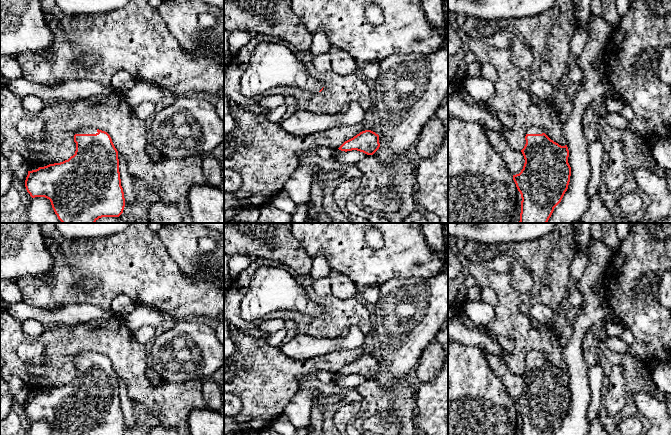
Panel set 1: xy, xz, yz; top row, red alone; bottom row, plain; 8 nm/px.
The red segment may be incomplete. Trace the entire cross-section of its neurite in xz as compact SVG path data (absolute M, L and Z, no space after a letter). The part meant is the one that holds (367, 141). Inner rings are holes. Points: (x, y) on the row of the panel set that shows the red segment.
M365 130L345 141L338 149L345 152L357 150L367 155L373 155L379 147L379 135L371 130Z

